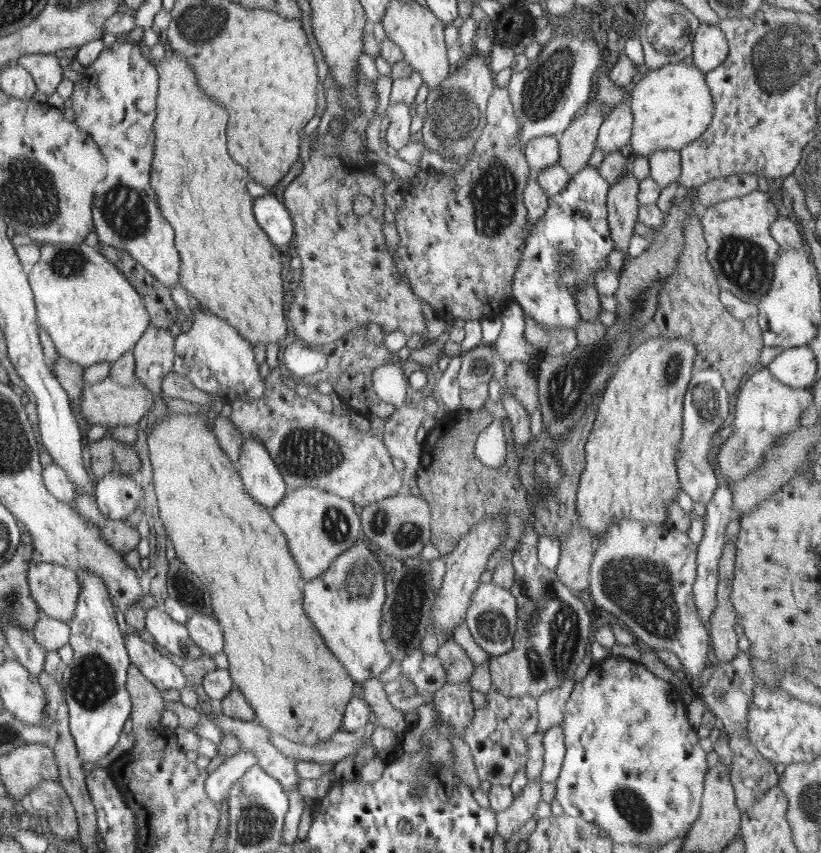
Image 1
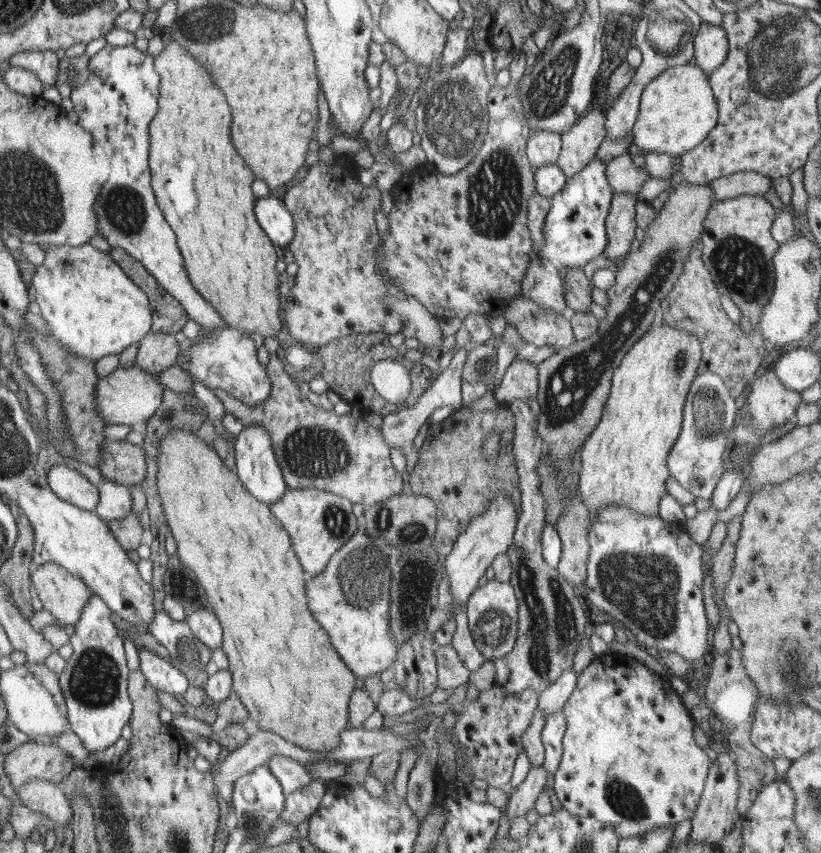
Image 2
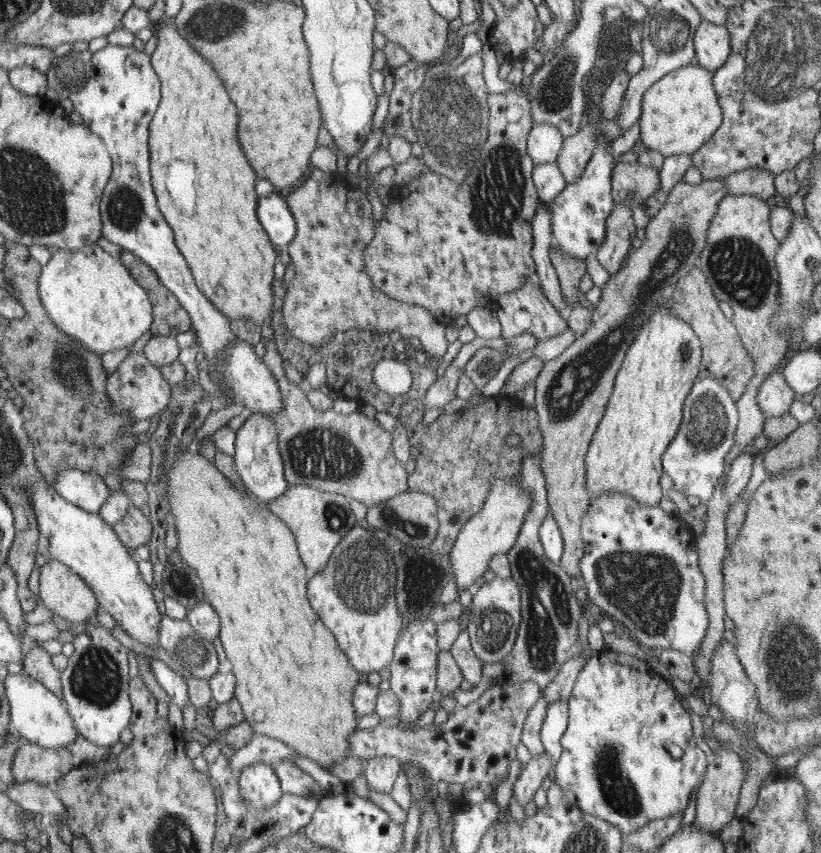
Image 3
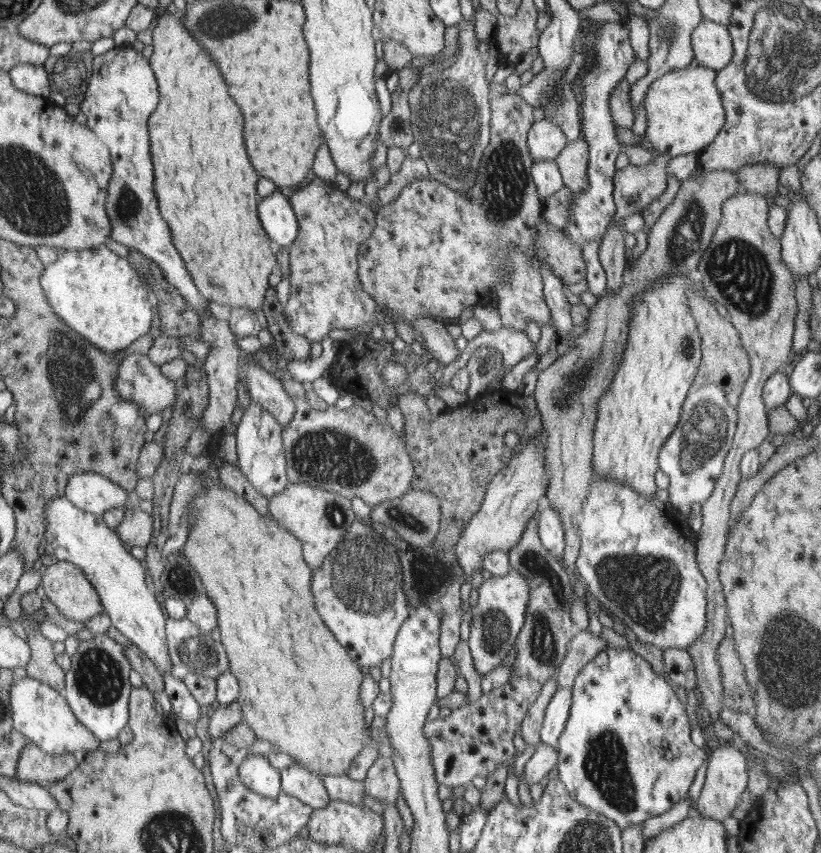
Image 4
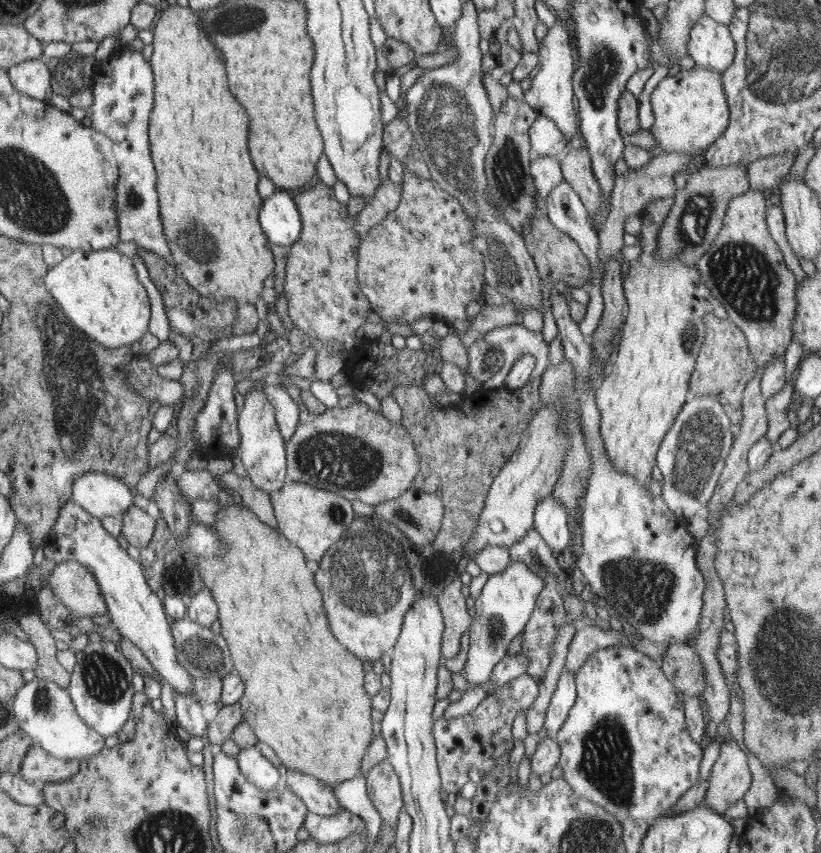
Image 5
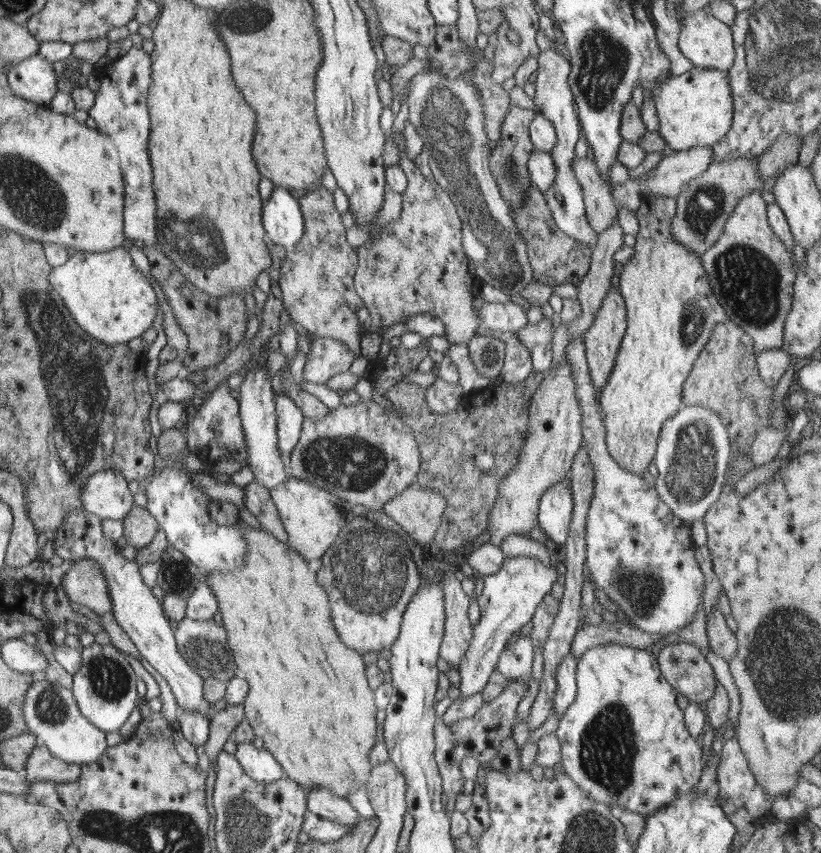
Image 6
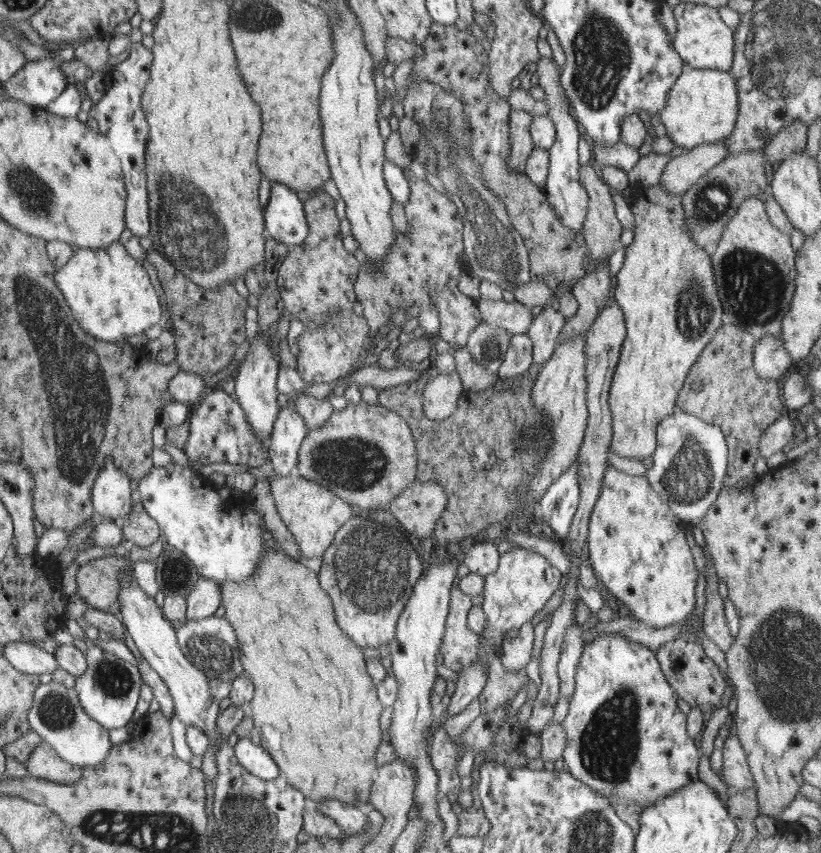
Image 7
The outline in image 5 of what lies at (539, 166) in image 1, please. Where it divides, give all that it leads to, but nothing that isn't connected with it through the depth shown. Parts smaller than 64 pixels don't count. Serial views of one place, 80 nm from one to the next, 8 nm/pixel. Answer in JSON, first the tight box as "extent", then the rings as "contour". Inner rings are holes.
{"extent":[529,115,567,158],"contour":[[[539,115],[535,118],[529,130],[531,144],[531,158],[538,156],[560,156],[567,150],[567,140],[556,123],[547,116]]]}

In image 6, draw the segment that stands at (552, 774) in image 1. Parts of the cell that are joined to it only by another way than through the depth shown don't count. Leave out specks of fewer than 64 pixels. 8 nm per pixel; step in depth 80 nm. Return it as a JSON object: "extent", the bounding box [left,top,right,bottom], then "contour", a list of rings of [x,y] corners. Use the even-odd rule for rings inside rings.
{"extent":[553,652,577,719],"contour":[[[569,652],[564,656],[556,673],[557,687],[554,695],[553,709],[561,719],[566,709],[575,701],[577,660]]]}

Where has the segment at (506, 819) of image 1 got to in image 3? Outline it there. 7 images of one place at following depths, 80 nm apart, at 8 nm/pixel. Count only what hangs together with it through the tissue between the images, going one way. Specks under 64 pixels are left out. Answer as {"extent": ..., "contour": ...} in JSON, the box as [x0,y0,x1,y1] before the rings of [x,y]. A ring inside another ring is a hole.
{"extent":[513,752,552,807],"contour":[[[543,752],[540,756],[534,756],[522,768],[518,780],[513,785],[513,797],[522,807],[533,800],[536,791],[544,784],[548,772],[552,770],[551,758]]]}

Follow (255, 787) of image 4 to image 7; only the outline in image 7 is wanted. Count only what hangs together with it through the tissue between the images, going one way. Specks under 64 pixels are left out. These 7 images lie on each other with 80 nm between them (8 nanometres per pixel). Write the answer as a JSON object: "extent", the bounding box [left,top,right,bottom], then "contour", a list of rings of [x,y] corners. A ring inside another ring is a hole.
{"extent":[234,738,282,780],"contour":[[[248,738],[238,739],[234,746],[235,756],[248,771],[262,780],[275,780],[282,774],[274,757],[262,745],[256,745]]]}

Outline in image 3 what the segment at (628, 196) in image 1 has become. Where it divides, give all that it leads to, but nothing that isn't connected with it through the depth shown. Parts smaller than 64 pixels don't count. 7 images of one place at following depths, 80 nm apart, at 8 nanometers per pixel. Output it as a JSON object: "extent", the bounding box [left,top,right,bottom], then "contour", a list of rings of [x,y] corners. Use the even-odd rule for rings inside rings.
{"extent":[596,203,635,275],"contour":[[[615,203],[610,216],[606,219],[604,242],[596,252],[599,263],[611,275],[620,270],[629,255],[635,234],[633,210],[628,205]]]}

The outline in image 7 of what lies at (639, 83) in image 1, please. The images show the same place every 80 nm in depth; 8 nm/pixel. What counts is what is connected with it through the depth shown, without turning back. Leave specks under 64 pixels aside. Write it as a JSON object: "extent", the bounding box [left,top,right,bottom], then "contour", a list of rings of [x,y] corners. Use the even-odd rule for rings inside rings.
{"extent":[660,69,738,151],"contour":[[[714,69],[684,70],[668,91],[668,104],[662,109],[660,122],[678,151],[707,145],[727,138],[738,116],[738,91],[733,74]]]}

